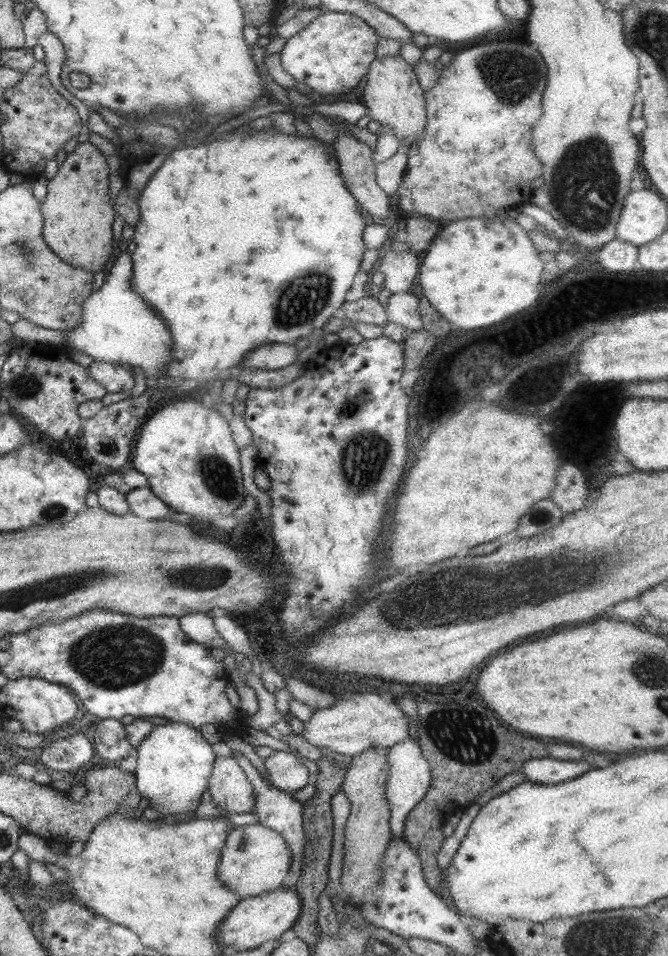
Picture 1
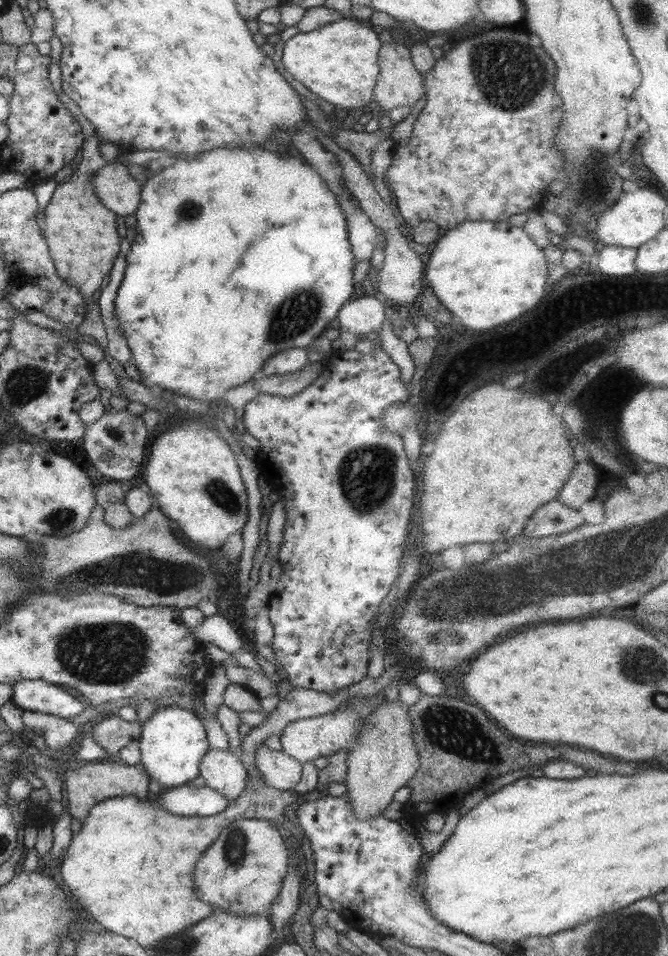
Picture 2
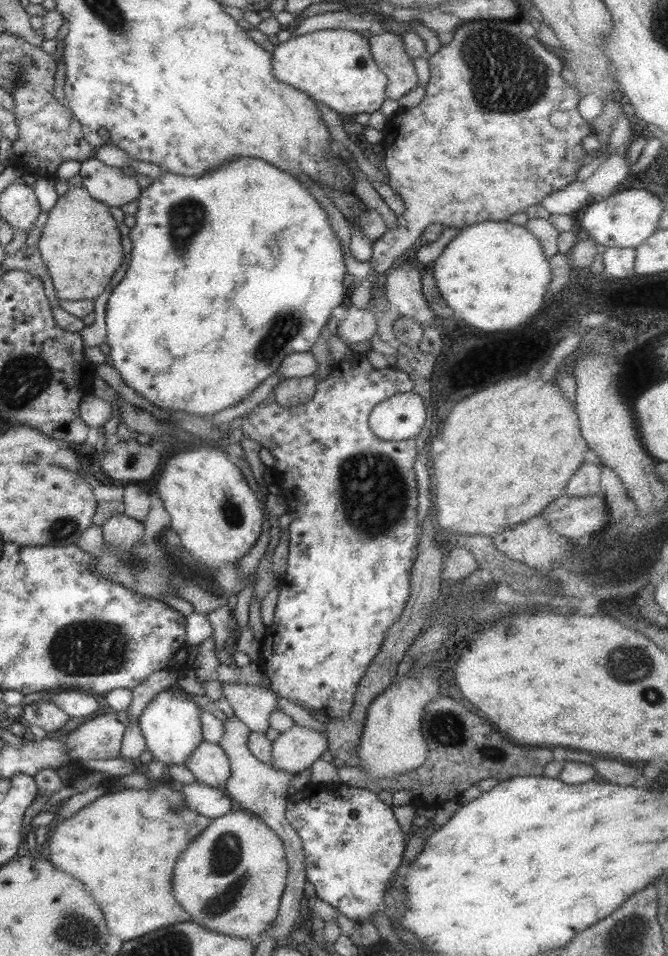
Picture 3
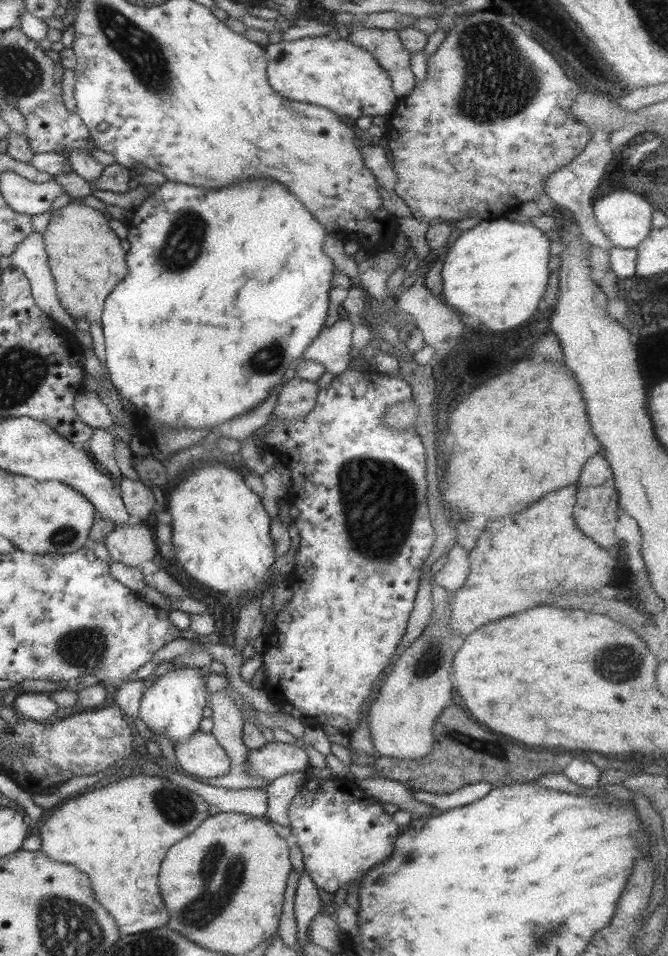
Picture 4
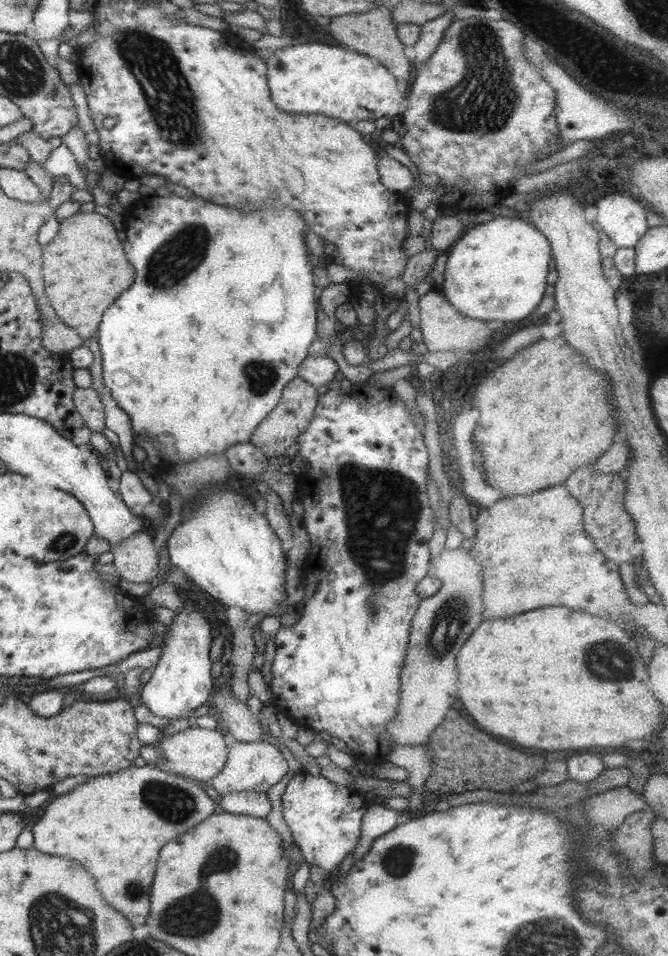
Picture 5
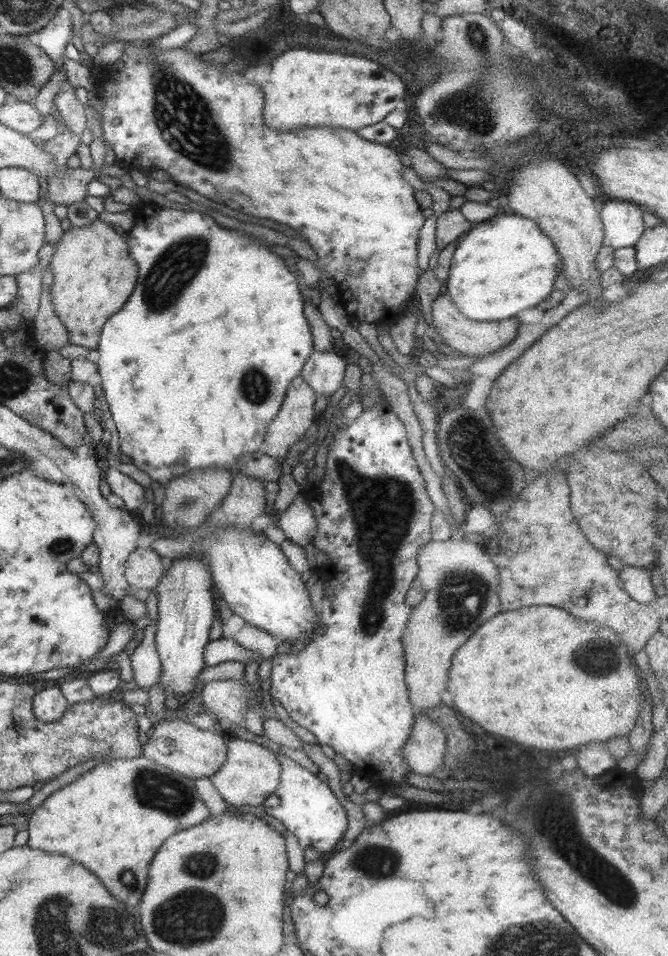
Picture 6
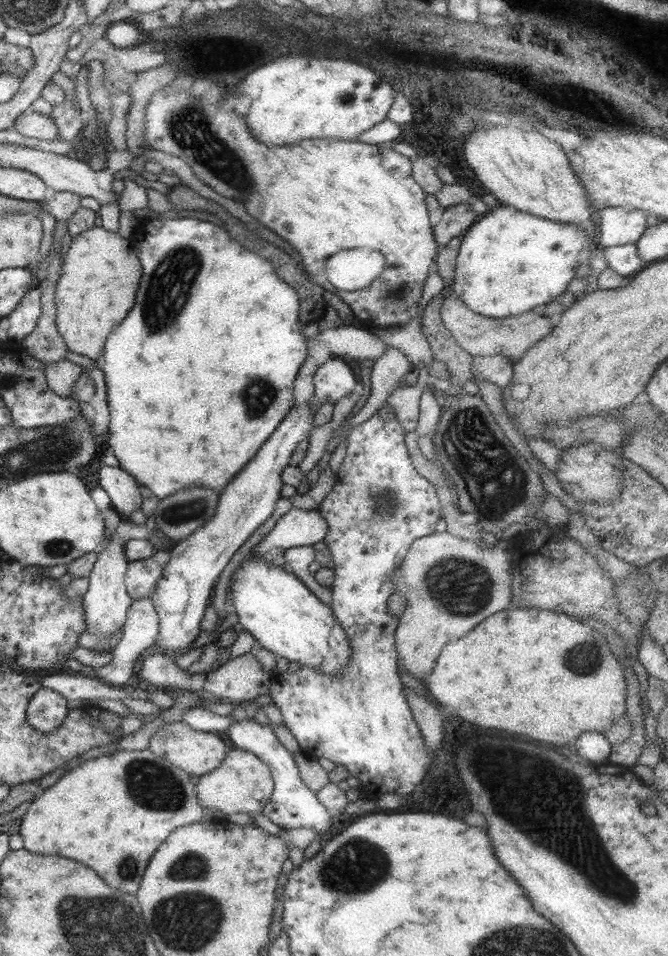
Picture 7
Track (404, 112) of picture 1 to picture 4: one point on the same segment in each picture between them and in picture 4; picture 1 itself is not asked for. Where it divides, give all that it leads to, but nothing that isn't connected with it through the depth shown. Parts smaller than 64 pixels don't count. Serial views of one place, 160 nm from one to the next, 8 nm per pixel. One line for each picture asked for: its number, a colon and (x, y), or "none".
2: (398, 85)
3: (386, 49)
4: (384, 44)

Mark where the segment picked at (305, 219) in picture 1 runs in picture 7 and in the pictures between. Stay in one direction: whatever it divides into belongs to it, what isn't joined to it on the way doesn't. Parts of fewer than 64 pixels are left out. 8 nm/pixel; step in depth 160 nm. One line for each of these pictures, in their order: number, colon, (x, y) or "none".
2: (208, 227)
3: (186, 330)
4: (204, 268)
5: (221, 313)
6: (193, 368)
7: (202, 369)

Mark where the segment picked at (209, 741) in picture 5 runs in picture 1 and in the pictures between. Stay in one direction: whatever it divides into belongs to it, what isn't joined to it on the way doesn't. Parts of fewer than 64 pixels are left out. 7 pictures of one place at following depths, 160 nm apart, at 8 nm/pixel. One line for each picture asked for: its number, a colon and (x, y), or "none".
1: (228, 785)
2: (222, 770)
3: (207, 762)
4: (200, 755)

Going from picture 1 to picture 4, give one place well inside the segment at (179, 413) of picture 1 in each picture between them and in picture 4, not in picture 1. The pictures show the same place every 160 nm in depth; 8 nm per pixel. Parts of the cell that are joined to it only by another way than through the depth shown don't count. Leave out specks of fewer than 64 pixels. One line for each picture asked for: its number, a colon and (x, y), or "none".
2: (191, 473)
3: (216, 515)
4: (221, 532)

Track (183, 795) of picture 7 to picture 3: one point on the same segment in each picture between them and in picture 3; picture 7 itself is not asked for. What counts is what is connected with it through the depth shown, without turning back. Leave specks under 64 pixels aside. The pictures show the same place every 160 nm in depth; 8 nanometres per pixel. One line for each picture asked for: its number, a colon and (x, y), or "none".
3: (121, 847)
4: (117, 832)
5: (113, 825)
6: (111, 819)

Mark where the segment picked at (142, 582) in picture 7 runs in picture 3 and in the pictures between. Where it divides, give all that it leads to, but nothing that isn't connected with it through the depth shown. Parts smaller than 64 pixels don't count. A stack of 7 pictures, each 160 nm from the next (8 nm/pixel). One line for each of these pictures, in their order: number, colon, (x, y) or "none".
3: (121, 532)
4: (131, 544)
5: (135, 558)
6: (142, 569)

